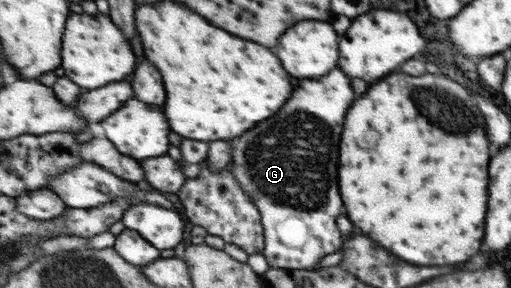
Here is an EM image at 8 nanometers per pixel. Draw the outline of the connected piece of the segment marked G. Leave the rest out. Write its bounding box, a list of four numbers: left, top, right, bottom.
[231,69,353,270]

